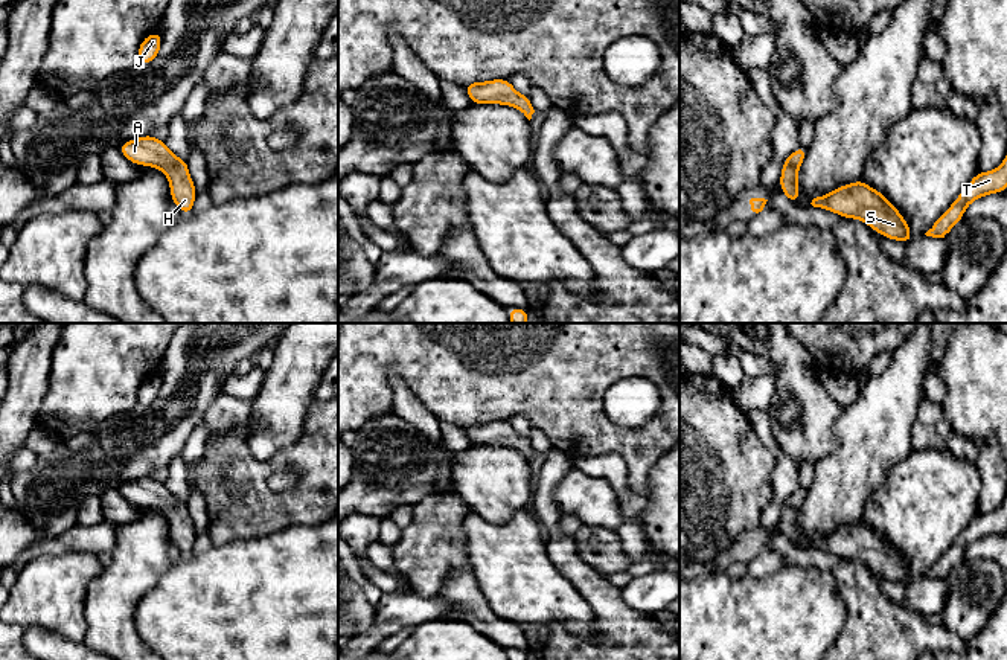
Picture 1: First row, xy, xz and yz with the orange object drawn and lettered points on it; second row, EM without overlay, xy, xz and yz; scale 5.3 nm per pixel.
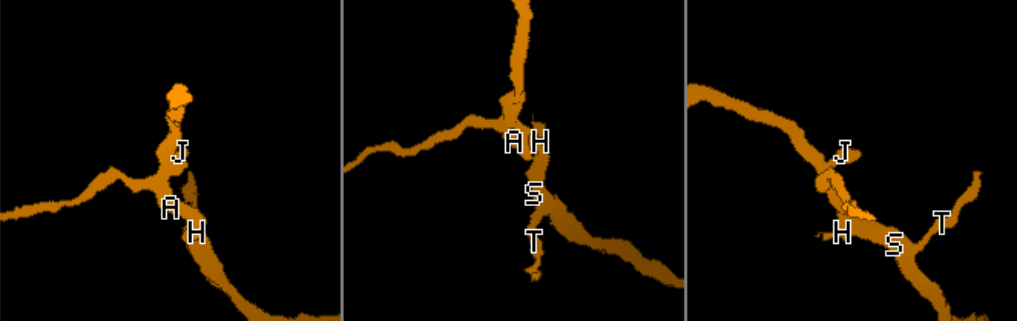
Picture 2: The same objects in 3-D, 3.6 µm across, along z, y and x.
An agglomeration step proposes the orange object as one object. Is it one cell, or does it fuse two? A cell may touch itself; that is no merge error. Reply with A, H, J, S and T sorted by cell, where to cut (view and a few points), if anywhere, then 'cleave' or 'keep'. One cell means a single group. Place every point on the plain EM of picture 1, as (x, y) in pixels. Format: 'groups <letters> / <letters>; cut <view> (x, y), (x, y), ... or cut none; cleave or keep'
groups A H J S T; cut none; keep

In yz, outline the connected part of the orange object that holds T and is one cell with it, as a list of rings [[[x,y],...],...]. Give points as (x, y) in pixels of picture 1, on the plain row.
[[[1007,497],[999,509],[990,514],[978,514],[963,530],[952,547],[925,575],[932,579],[945,579],[951,570],[963,559],[966,549],[987,537],[1007,532]]]

